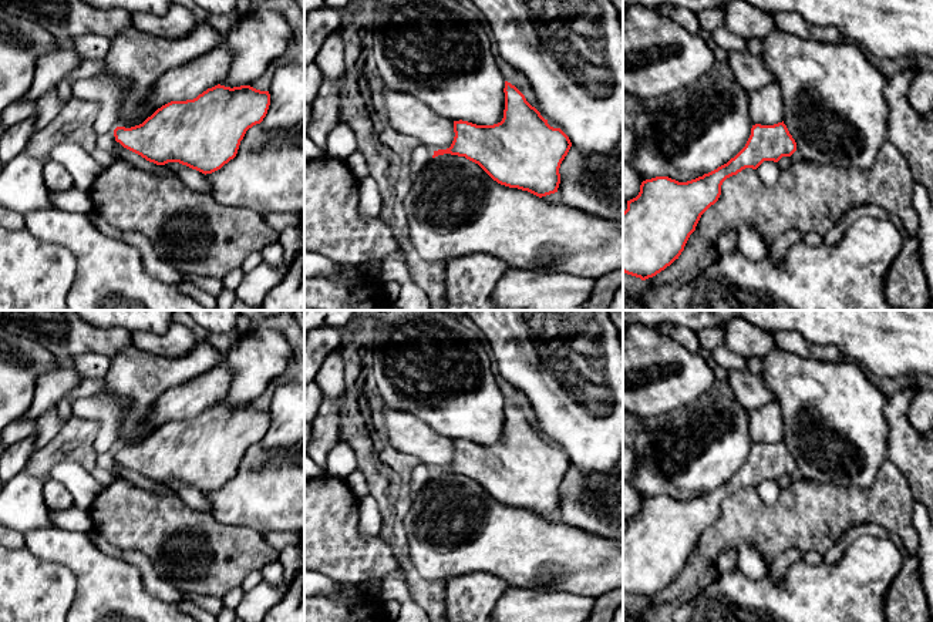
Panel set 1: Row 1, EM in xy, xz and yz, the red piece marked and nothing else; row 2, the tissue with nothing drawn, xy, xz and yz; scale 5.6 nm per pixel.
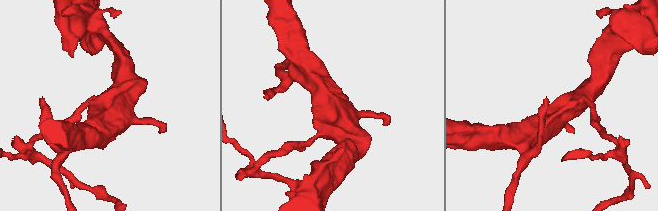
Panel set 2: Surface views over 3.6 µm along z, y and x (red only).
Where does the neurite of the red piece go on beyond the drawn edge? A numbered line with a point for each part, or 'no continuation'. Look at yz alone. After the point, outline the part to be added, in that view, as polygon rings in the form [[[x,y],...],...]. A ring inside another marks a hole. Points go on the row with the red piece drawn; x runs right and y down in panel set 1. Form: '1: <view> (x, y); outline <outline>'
no continuation

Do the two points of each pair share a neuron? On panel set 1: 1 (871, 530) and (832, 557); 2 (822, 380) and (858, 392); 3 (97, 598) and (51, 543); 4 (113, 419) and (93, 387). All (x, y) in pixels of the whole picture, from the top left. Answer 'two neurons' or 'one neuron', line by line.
1: one neuron
2: one neuron
3: one neuron
4: two neurons

